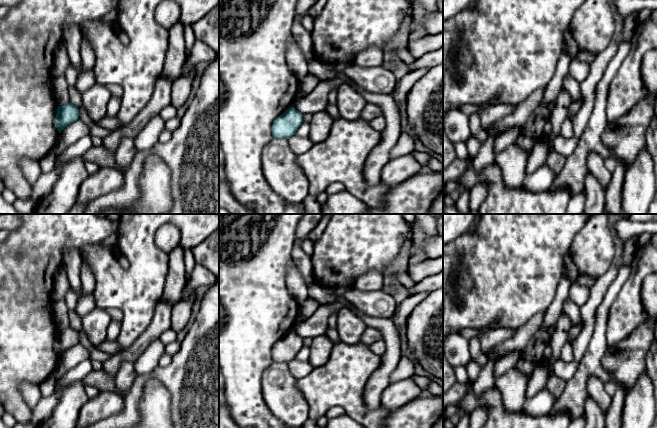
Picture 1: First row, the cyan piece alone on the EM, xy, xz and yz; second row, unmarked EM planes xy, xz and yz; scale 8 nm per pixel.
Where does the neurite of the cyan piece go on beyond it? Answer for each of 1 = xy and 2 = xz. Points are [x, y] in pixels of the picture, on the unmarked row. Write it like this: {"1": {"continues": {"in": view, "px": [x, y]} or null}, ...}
{"1": {"continues": null}, "2": {"continues": null}}

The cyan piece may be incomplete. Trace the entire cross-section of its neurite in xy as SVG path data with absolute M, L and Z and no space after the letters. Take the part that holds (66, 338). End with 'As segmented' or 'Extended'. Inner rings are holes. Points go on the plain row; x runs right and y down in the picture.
M68 327L62 330L58 330L57 338L54 343L54 349L59 355L59 357L61 357L65 351L67 351L69 348L75 346L78 343L78 332L71 327Z. As segmented

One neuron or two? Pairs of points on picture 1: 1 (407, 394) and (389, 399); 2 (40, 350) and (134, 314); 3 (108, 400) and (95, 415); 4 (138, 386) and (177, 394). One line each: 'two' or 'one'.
1: one
2: two
3: one
4: one

